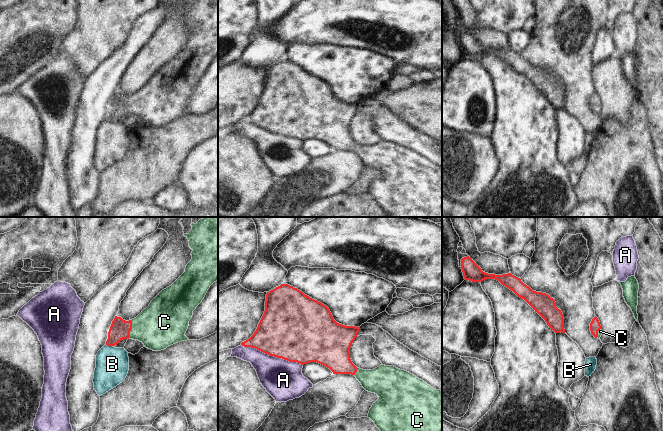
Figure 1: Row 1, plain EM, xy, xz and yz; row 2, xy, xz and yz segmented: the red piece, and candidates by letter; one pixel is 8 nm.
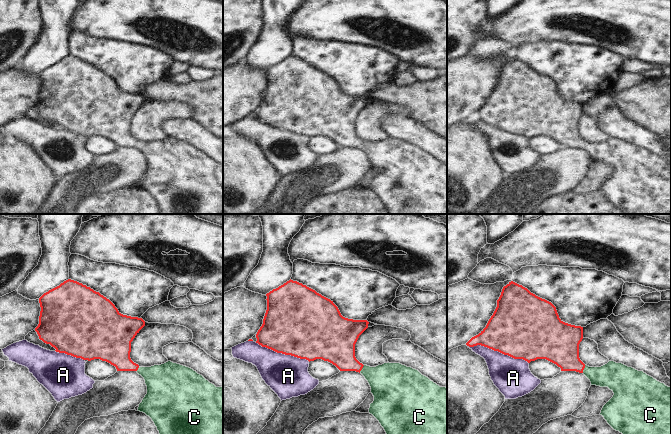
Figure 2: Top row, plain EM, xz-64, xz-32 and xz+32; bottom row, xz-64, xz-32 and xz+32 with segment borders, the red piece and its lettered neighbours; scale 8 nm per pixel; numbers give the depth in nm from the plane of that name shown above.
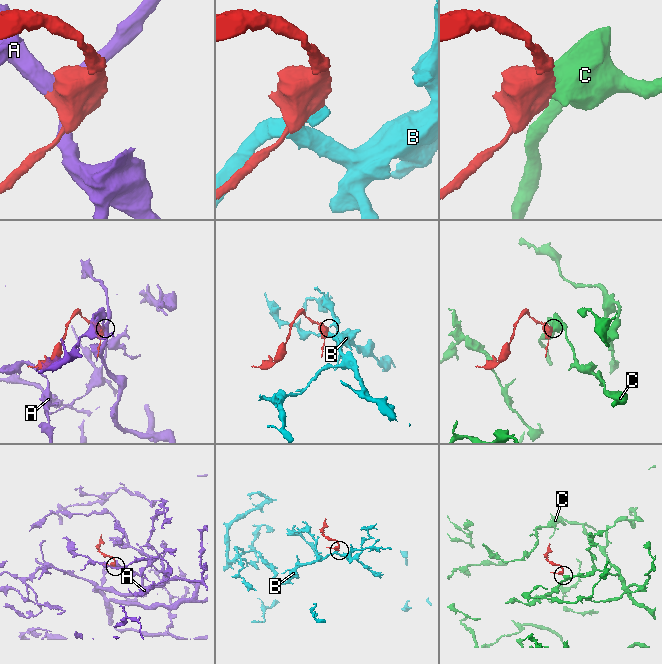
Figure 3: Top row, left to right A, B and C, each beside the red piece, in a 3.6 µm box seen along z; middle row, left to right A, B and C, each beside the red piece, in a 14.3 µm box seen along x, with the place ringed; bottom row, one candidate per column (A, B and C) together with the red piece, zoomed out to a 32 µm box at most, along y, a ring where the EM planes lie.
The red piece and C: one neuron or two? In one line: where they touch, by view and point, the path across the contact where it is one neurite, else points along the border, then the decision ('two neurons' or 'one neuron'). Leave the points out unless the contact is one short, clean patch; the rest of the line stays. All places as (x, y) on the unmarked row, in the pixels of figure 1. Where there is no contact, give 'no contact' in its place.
xy (131, 104) | across xy (120, 105), (131, 104), (146, 104), (160, 101) | one neuron

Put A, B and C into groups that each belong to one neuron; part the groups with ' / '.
A / B / C

